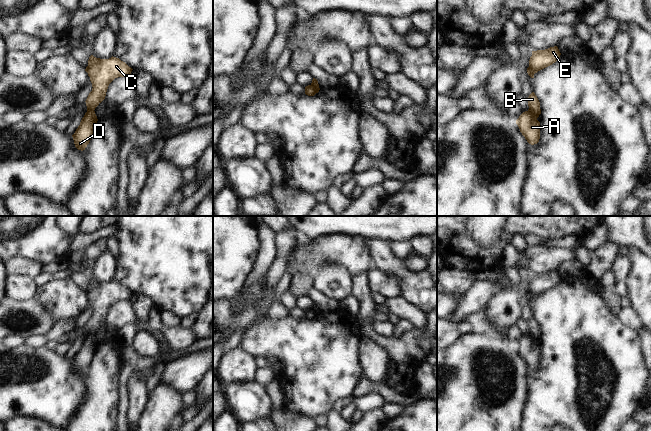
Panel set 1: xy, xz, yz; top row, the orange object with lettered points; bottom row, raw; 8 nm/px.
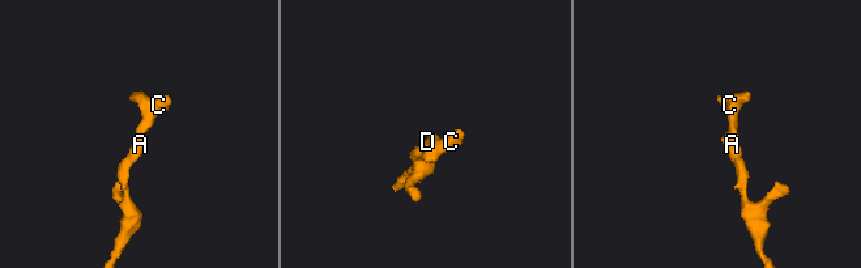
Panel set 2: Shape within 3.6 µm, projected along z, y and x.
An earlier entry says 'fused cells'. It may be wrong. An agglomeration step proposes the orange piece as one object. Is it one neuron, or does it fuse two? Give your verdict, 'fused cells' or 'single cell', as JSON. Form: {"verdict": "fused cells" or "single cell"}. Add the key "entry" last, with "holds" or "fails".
{"verdict": "fused cells", "entry": "holds"}

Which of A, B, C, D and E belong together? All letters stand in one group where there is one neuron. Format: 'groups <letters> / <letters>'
groups A D / B C E

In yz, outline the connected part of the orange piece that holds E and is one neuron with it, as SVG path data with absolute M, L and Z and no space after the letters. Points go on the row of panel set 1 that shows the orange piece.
M557 46L545 50L532 51L529 67L527 68L528 75L534 78L535 73L555 63L560 58L560 55L561 53Z

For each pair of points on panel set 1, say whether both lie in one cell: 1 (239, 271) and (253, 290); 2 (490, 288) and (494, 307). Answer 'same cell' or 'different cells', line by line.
1: different cells
2: different cells

